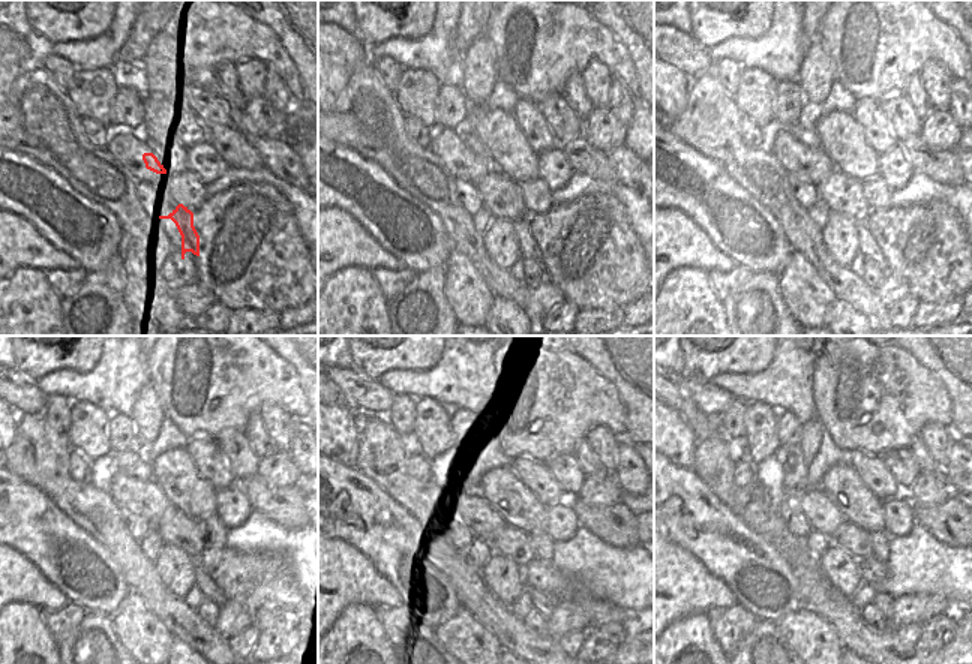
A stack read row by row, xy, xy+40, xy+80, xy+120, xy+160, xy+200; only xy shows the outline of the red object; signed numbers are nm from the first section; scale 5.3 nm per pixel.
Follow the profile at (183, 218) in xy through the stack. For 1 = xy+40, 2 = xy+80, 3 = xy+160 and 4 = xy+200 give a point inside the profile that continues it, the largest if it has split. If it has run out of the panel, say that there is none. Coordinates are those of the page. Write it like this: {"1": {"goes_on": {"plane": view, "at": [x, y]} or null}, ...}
{"1": {"goes_on": {"plane": "xy+40", "at": [528, 249]}}, "2": {"goes_on": {"plane": "xy+80", "at": [869, 251]}}, "3": {"goes_on": {"plane": "xy+160", "at": [543, 603]}}, "4": {"goes_on": {"plane": "xy+200", "at": [884, 603]}}}

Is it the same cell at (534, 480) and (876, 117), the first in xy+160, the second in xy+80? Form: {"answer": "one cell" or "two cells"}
{"answer": "one cell"}

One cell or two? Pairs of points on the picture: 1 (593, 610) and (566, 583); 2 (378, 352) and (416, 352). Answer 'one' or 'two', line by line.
1: two
2: one

